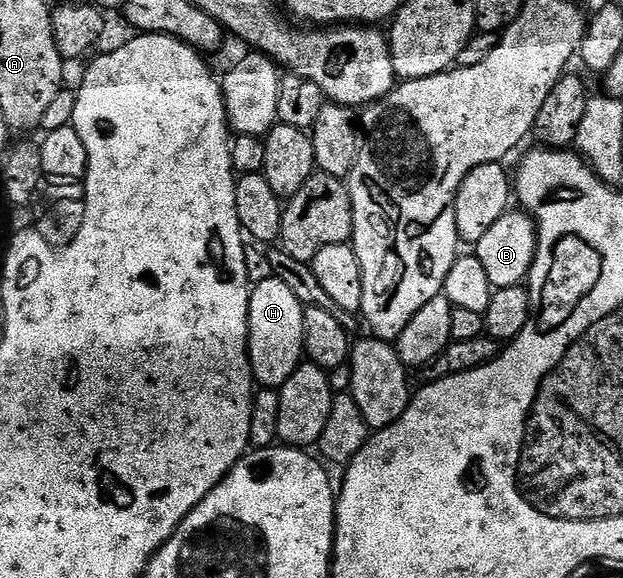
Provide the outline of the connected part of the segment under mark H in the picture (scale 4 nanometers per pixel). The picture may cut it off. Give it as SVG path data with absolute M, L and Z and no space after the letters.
M276 278L252 285L249 294L249 365L261 388L281 389L303 362L305 310L287 284Z

